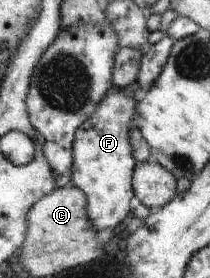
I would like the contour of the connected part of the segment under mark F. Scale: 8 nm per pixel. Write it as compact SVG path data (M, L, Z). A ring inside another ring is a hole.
M113 86L103 96L103 99L98 101L93 115L87 121L84 121L83 125L80 125L72 143L73 167L71 185L76 185L86 195L88 201L87 213L97 233L107 229L107 227L115 229L124 221L125 217L132 216L135 204L132 177L138 162L132 154L129 134L130 127L133 126L138 96L133 95L129 87L118 88Z

